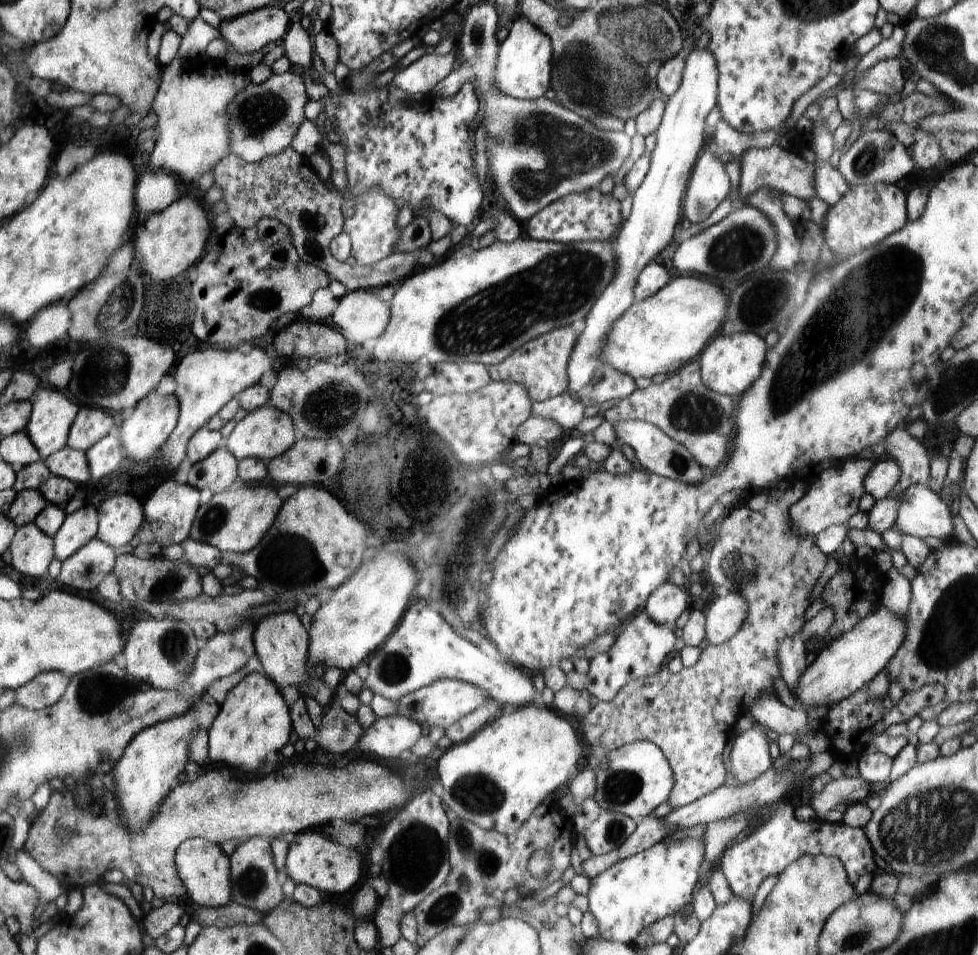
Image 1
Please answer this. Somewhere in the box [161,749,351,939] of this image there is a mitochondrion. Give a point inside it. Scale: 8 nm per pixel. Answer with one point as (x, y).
(252, 879)

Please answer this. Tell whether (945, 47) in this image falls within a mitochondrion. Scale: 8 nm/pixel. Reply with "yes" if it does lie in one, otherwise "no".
yes

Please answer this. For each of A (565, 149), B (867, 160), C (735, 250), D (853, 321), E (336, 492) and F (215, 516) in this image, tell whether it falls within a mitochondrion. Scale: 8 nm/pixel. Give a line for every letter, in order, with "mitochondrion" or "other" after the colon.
A: mitochondrion
B: mitochondrion
C: mitochondrion
D: mitochondrion
E: other
F: mitochondrion

